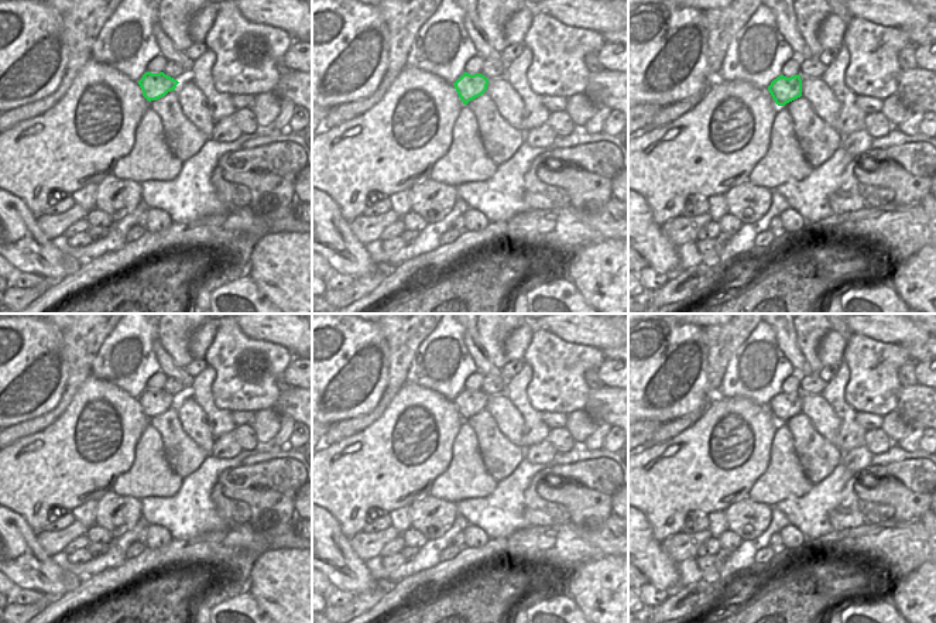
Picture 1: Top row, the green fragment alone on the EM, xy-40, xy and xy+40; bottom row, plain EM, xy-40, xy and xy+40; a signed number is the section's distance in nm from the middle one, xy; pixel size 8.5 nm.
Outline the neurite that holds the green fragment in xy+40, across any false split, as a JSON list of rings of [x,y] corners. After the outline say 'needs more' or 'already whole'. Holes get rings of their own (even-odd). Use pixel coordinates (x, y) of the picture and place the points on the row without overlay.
[[[779,391],[771,398],[768,407],[778,422],[785,422],[802,413],[800,391],[793,391],[791,394]]] | already whole

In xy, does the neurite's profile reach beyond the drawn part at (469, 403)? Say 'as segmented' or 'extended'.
as segmented

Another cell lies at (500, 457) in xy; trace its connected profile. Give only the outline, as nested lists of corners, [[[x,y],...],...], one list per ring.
[[[486,408],[466,422],[477,437],[483,463],[494,480],[504,480],[525,459],[525,449],[515,446],[500,432]]]

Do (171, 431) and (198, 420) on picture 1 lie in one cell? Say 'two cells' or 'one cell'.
two cells

